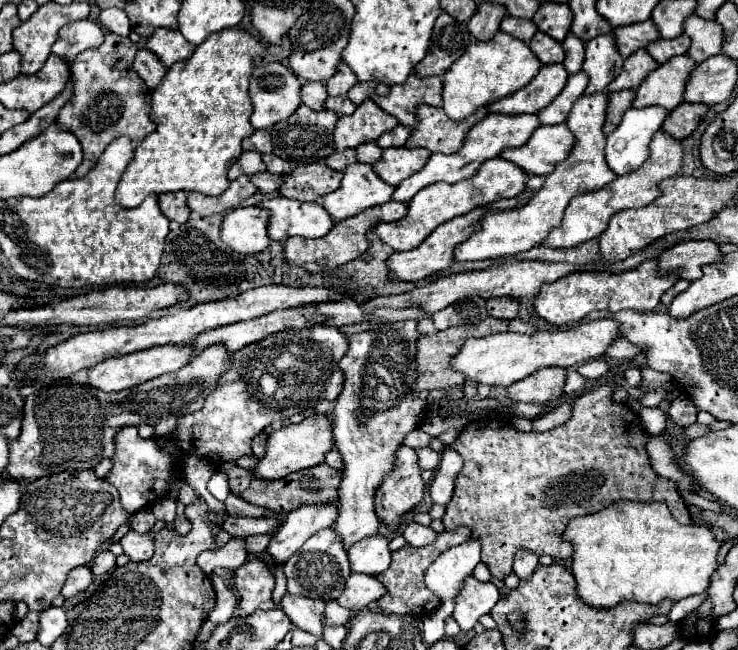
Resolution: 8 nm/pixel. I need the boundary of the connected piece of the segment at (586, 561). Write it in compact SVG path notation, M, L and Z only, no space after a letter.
M618 500L596 514L570 520L564 532L564 540L574 544L572 574L578 584L578 596L582 596L586 604L592 604L596 608L612 608L620 600L660 604L664 600L678 602L688 596L702 594L710 586L710 576L720 566L718 554L722 548L722 544L716 540L714 532L708 526L682 526L672 518L670 510L664 504L630 500Z

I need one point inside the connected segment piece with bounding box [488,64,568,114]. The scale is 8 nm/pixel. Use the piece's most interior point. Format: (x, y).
(546, 85)

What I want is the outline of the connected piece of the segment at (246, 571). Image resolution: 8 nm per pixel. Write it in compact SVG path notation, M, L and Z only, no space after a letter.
M248 558L234 572L240 612L252 614L254 610L272 610L272 590L274 590L274 574L266 566L266 562L258 558Z

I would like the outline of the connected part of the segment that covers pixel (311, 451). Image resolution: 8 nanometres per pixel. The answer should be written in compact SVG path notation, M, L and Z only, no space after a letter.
M318 414L314 418L306 418L300 424L290 424L286 428L272 432L266 442L266 454L258 460L252 474L260 480L282 480L284 476L296 470L304 470L320 464L324 460L324 454L330 452L332 448L334 448L334 440L332 440L330 420Z

